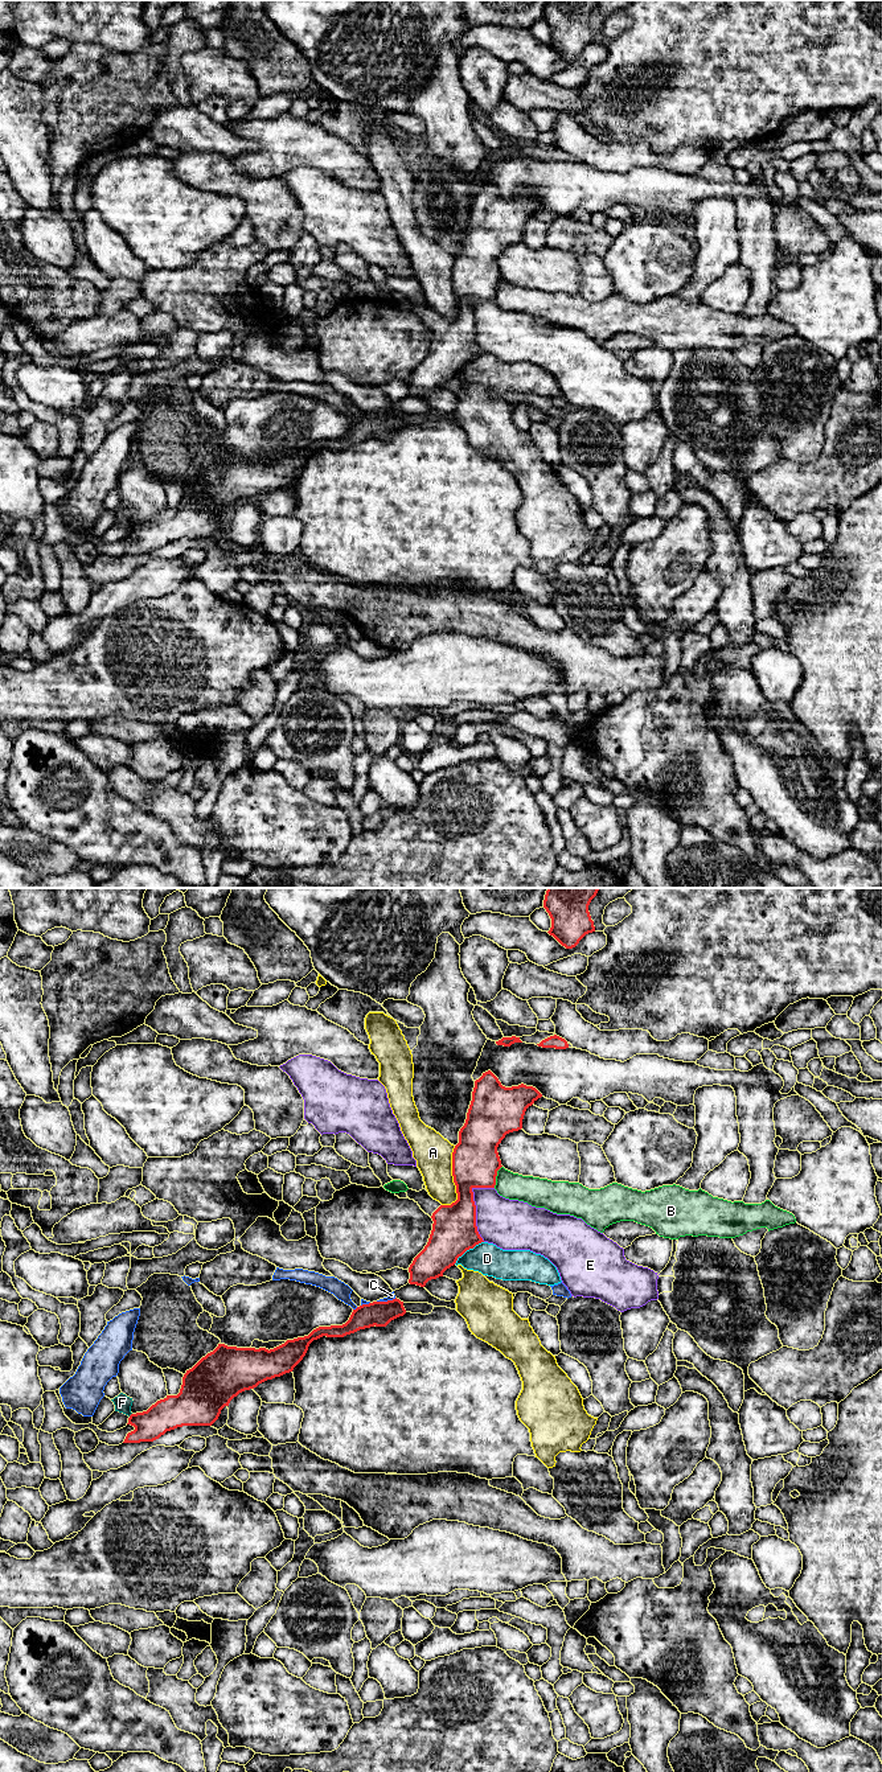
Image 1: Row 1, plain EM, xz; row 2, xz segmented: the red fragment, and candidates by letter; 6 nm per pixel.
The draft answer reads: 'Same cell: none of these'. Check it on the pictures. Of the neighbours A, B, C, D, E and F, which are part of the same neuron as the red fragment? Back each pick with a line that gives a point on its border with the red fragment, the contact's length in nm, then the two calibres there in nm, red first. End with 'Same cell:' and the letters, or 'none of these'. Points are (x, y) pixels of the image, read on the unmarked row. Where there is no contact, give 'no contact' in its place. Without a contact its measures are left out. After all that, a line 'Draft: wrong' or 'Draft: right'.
Same cell: none of these
Draft: right

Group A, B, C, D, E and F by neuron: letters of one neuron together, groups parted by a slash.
A / B / C / D / E / F

